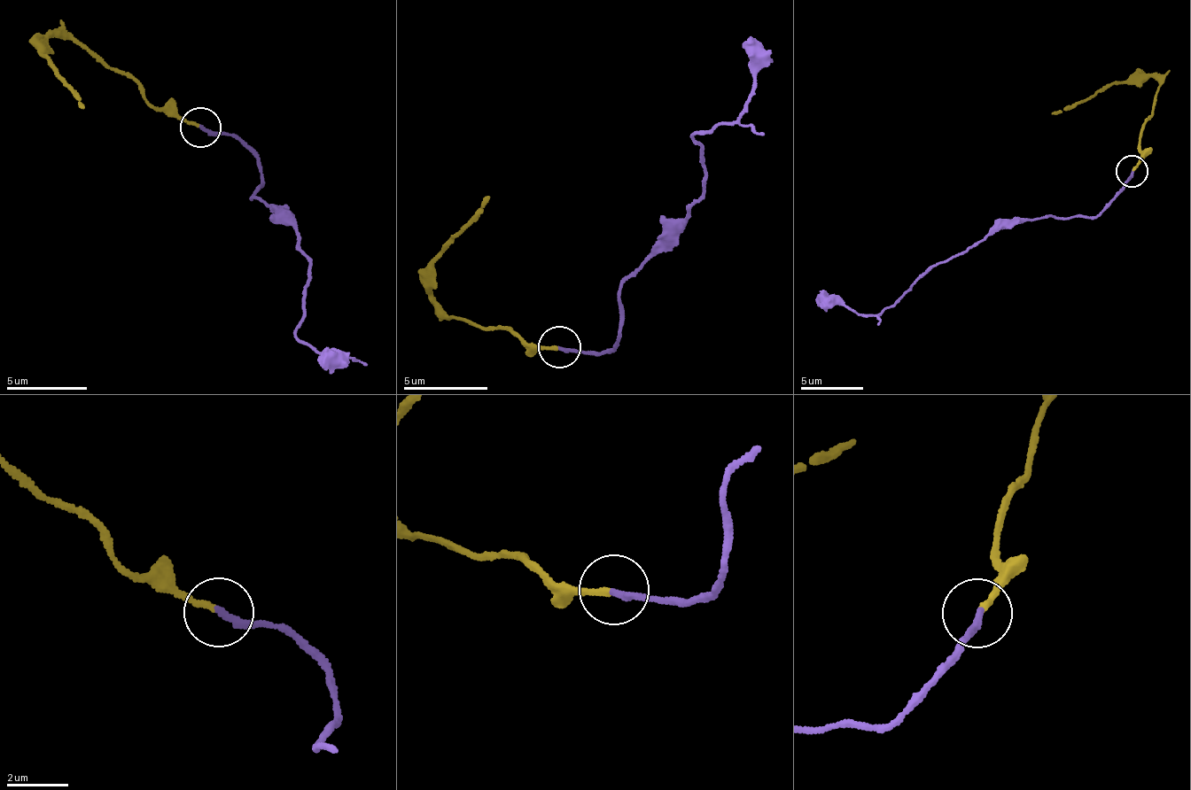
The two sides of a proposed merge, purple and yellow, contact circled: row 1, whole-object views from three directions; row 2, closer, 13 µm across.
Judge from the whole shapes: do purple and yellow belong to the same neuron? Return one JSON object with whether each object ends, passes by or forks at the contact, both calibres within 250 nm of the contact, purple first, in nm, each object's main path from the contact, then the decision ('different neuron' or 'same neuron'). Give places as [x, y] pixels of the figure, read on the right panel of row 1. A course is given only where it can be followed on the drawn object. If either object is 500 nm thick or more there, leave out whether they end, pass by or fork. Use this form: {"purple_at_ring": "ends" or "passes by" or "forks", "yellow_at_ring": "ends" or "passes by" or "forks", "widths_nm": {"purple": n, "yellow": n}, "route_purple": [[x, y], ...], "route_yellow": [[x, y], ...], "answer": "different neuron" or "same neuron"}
{"purple_at_ring": "ends", "yellow_at_ring": "ends", "widths_nm": {"purple": 240, "yellow": 180}, "route_purple": [[1132, 172], [1093, 217], [1009, 221], [954, 257], [938, 262], [880, 313], [856, 311], [814, 298]], "route_yellow": [[1132, 172], [1140, 159], [1144, 125], [1153, 114], [1160, 87], [1153, 76], [1118, 81], [1050, 112]], "answer": "same neuron"}

